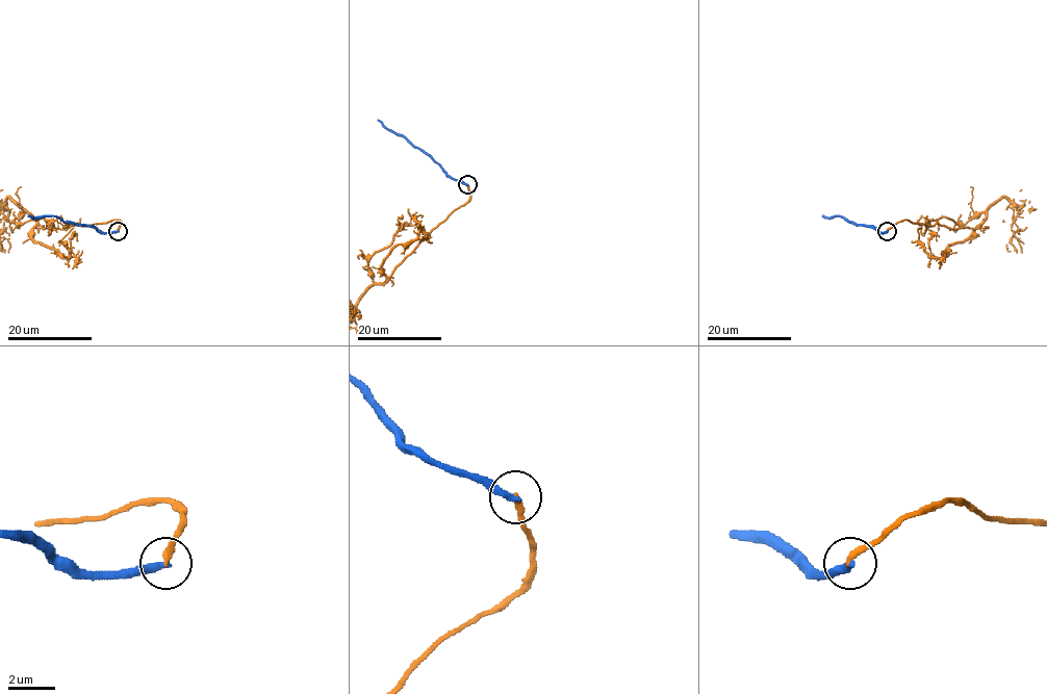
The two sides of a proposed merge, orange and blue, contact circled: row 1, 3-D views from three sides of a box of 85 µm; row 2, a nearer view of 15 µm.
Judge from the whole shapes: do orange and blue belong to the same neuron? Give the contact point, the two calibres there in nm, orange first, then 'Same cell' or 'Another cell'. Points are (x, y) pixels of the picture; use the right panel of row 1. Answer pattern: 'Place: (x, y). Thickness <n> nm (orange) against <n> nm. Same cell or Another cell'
Place: (887, 231). Thickness 280 nm (orange) against 320 nm. Another cell

